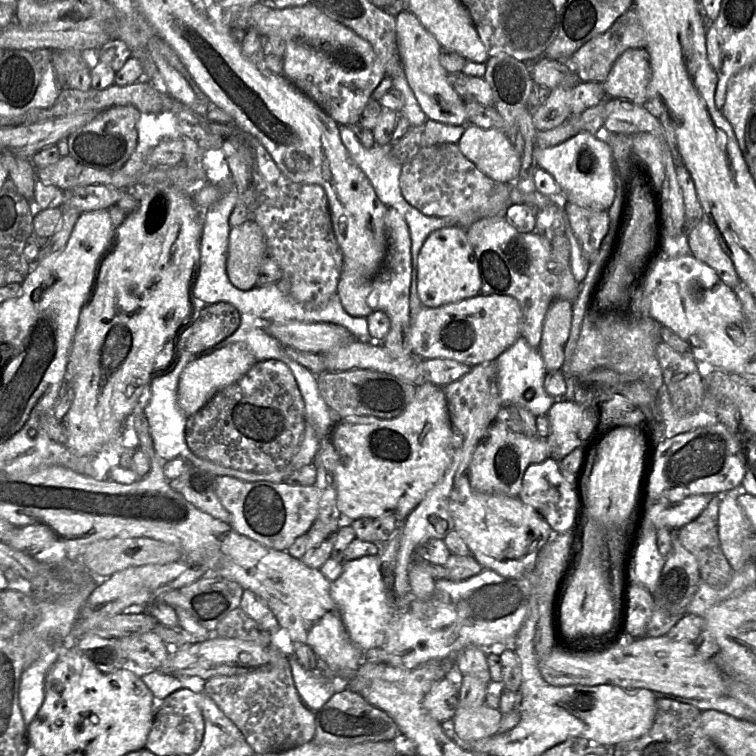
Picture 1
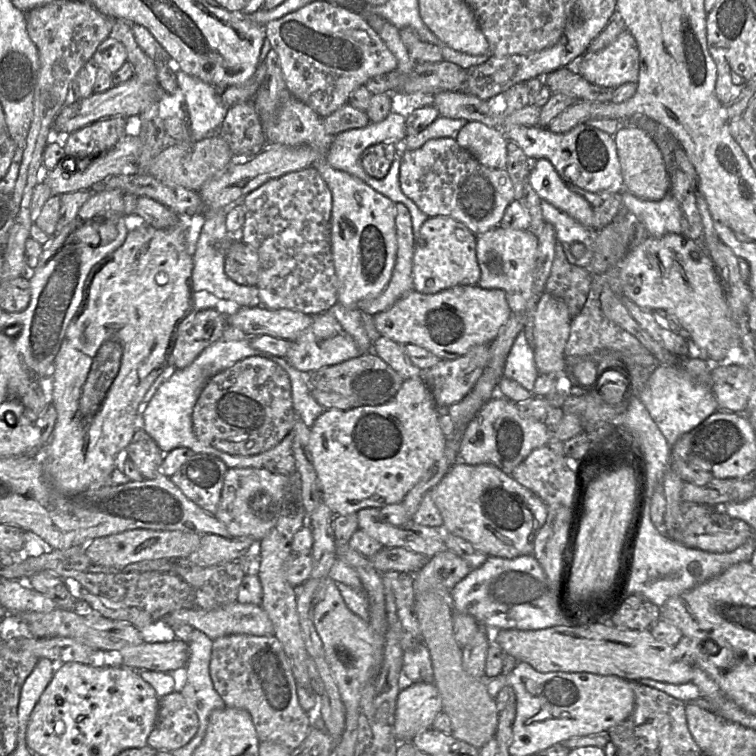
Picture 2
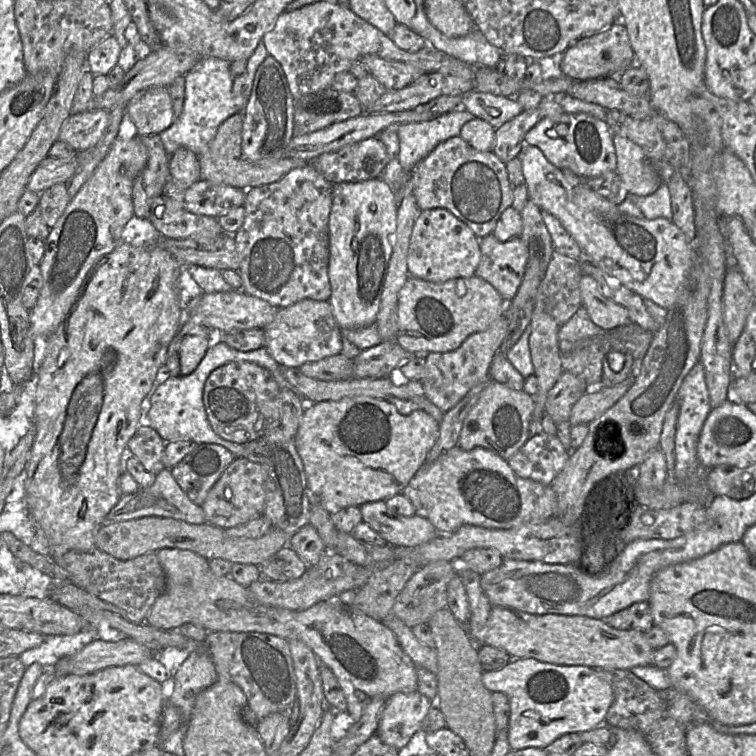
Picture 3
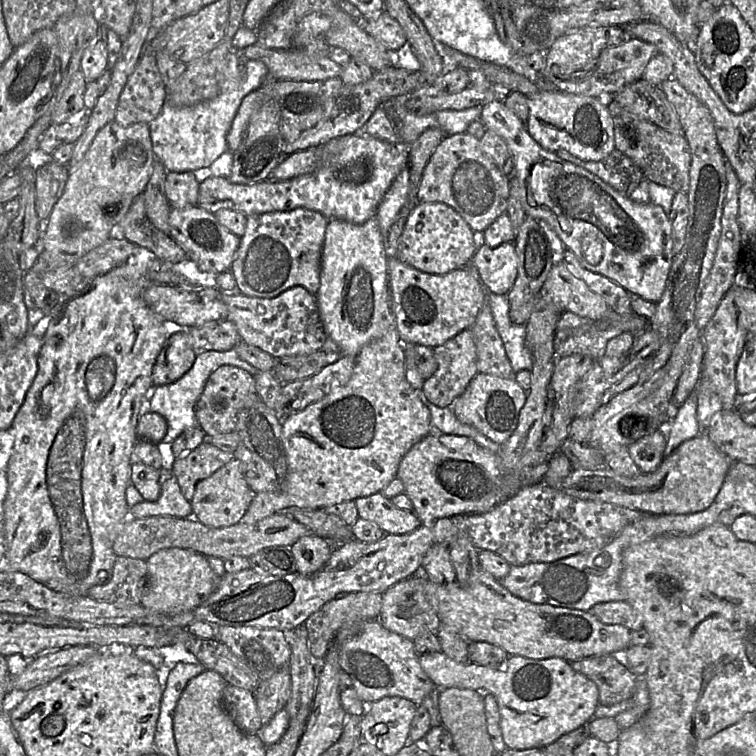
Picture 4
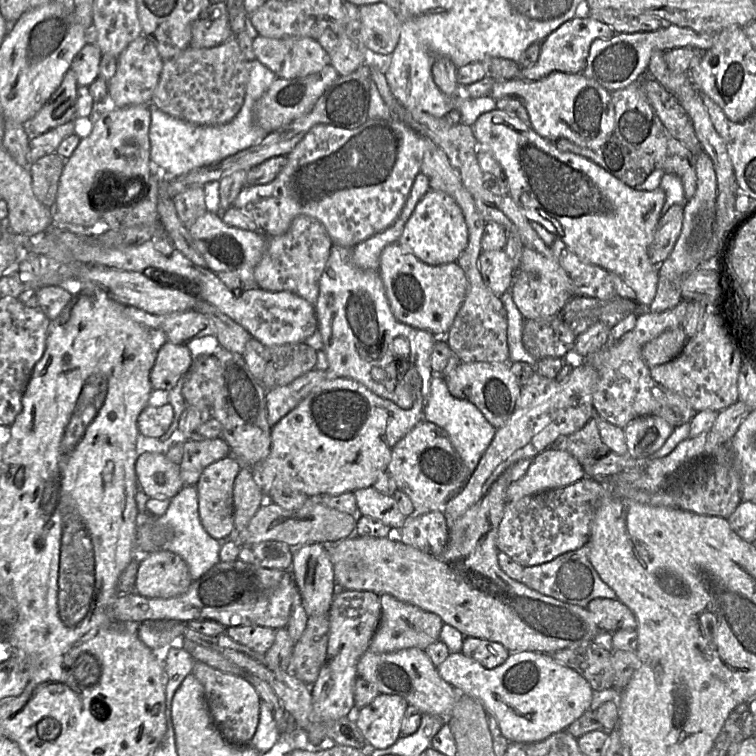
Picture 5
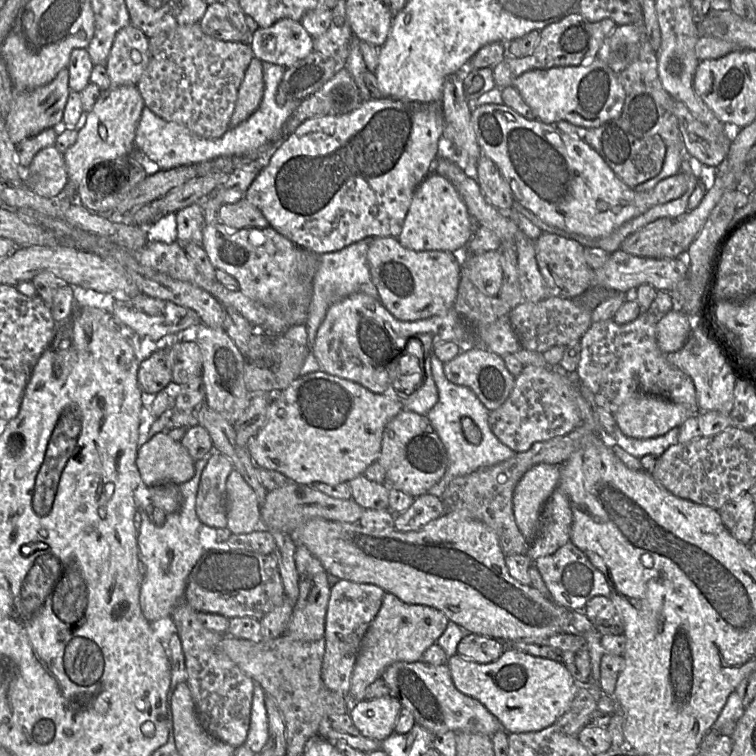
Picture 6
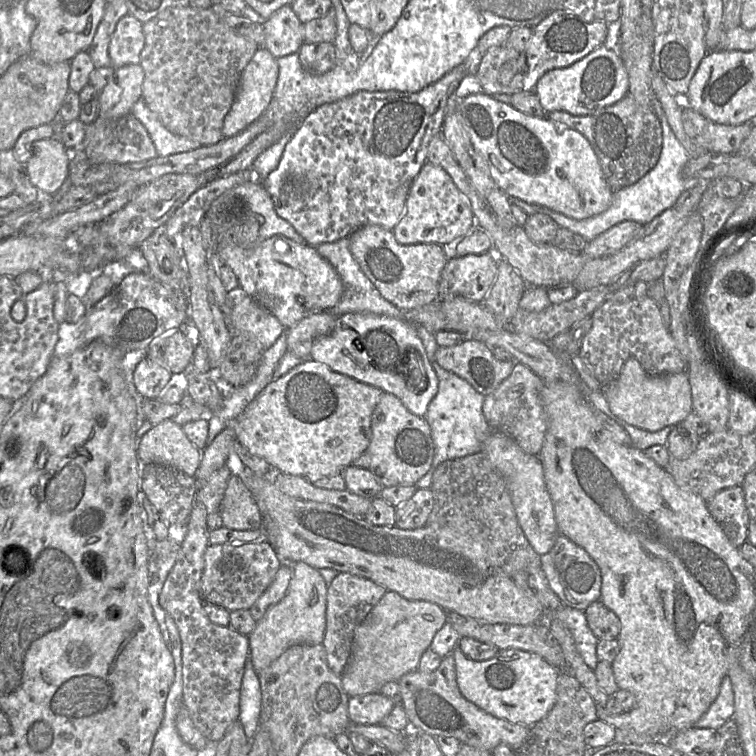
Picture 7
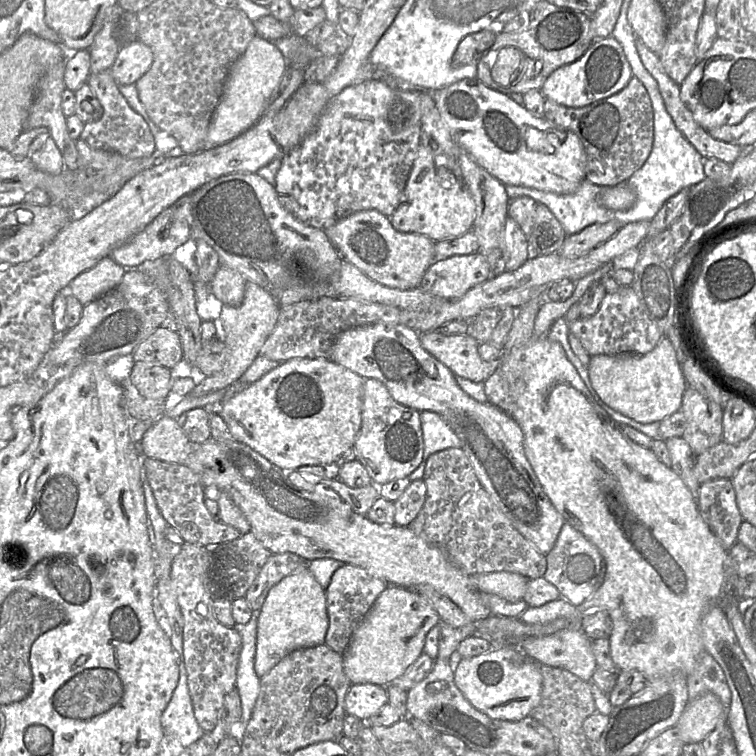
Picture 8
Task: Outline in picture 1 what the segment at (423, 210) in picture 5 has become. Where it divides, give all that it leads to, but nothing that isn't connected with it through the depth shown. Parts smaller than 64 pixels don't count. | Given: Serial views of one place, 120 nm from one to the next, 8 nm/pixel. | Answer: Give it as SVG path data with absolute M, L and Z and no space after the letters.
M460 226L433 231L418 255L417 294L422 307L437 308L480 294L481 278L474 251Z

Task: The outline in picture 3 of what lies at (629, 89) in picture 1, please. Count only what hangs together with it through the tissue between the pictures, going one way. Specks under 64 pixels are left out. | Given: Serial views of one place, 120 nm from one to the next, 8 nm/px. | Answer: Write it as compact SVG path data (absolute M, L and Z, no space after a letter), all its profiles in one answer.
M612 24L599 32L578 39L561 54L560 59L562 75L575 81L618 77L635 64L635 55L623 24Z

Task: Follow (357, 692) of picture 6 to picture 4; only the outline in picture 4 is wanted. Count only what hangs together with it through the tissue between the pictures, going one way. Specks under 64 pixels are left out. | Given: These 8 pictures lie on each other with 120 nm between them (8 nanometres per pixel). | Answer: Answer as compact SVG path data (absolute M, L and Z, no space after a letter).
M415 575L400 581L382 593L382 608L379 615L381 624L389 631L409 640L425 632L436 633L441 626L437 612L425 595L427 578Z

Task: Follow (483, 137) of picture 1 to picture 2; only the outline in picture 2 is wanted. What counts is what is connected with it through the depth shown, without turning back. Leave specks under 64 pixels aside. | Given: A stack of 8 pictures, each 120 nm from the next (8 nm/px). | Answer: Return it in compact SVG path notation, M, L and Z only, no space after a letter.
M468 121L458 132L456 141L482 165L506 169L508 140L501 129Z

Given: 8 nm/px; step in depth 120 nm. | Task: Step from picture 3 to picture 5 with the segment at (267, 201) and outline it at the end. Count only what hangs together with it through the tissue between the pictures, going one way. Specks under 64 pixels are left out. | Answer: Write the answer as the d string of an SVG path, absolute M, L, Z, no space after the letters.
M307 215L297 216L284 234L267 236L265 252L254 269L254 280L257 287L271 292L289 291L315 305L319 293L320 278L332 245L330 236L320 221Z

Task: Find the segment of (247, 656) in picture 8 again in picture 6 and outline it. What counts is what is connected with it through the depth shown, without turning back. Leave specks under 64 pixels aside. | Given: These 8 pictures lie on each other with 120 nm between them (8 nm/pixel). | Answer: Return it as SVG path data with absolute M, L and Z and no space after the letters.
M255 683L250 725L245 744L256 755L261 752L268 740L268 718L264 699L265 692L263 688Z

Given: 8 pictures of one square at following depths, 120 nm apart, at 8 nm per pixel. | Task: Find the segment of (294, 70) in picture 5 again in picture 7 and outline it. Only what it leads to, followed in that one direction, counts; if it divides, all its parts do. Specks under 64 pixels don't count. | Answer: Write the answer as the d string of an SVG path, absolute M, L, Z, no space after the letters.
M289 5L282 6L263 23L264 42L275 58L298 53L303 41L303 24Z

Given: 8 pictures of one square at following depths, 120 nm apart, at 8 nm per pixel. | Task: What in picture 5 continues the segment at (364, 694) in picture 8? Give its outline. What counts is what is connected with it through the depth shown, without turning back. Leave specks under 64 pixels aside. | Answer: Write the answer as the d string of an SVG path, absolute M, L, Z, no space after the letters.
M379 694L369 705L358 710L356 725L371 749L386 749L398 740L408 706L399 695Z

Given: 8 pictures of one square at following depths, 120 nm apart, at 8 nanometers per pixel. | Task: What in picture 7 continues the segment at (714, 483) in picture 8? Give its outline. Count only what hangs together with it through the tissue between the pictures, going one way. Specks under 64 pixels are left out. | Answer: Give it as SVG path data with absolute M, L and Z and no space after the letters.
M741 486L719 491L706 504L711 516L736 548L747 542L750 517Z

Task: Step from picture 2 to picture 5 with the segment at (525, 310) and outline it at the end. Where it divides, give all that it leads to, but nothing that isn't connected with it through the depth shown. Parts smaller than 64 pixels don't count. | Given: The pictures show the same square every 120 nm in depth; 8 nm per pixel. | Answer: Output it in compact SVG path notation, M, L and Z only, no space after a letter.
M504 249L482 250L478 265L485 284L495 295L511 288L516 268Z

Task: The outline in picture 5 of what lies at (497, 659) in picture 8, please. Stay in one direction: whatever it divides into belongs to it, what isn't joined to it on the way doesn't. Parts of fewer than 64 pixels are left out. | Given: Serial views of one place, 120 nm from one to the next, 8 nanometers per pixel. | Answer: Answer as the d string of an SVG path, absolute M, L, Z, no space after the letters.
M461 652L449 654L437 667L440 677L461 695L477 699L487 714L492 715L509 742L533 743L546 739L550 735L563 731L590 709L593 690L590 684L573 669L563 666L550 655L537 652L513 652L500 666L486 669L479 662L466 657Z

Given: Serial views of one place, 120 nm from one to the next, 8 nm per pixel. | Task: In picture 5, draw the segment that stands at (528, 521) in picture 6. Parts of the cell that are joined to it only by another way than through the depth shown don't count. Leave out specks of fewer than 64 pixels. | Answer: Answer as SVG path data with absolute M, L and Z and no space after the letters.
M549 448L537 454L526 473L509 484L507 502L563 488L585 477L579 462L567 451Z

